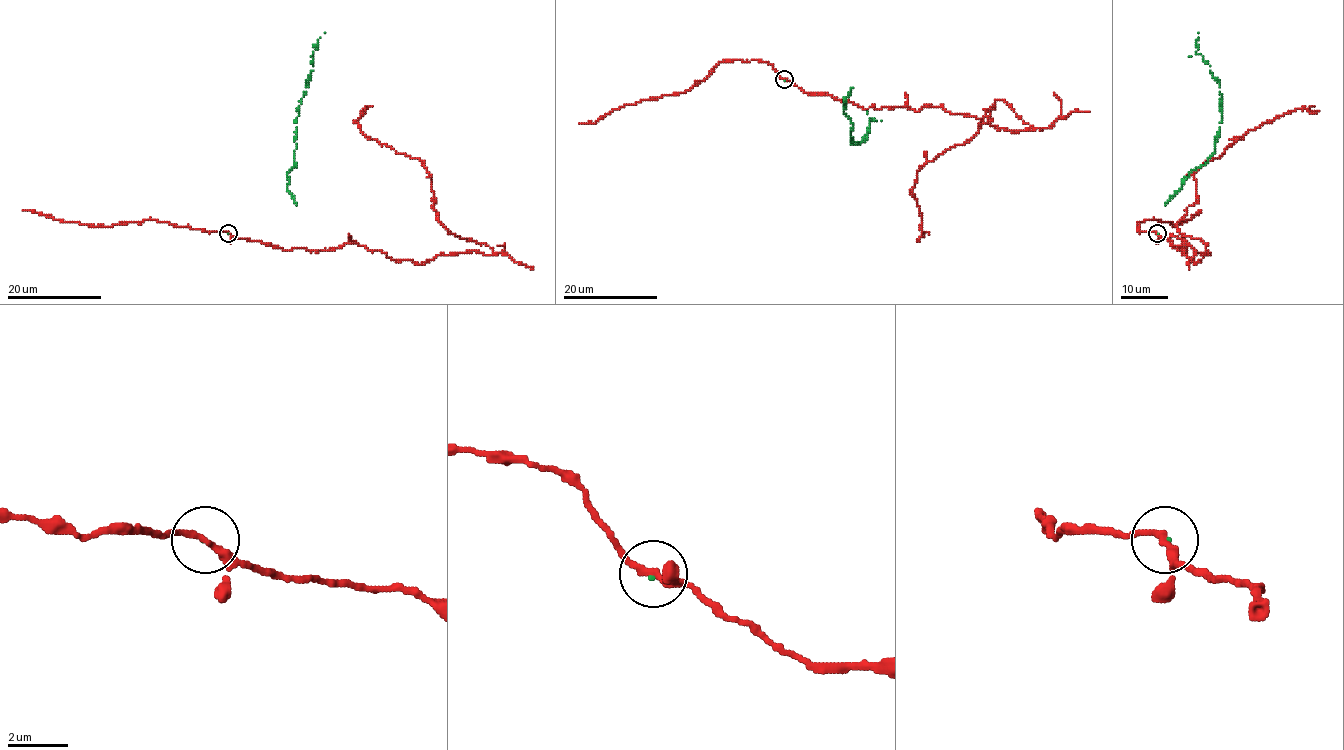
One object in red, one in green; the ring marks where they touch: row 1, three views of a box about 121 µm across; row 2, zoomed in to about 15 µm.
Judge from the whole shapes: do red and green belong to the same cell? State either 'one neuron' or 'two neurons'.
one neuron

